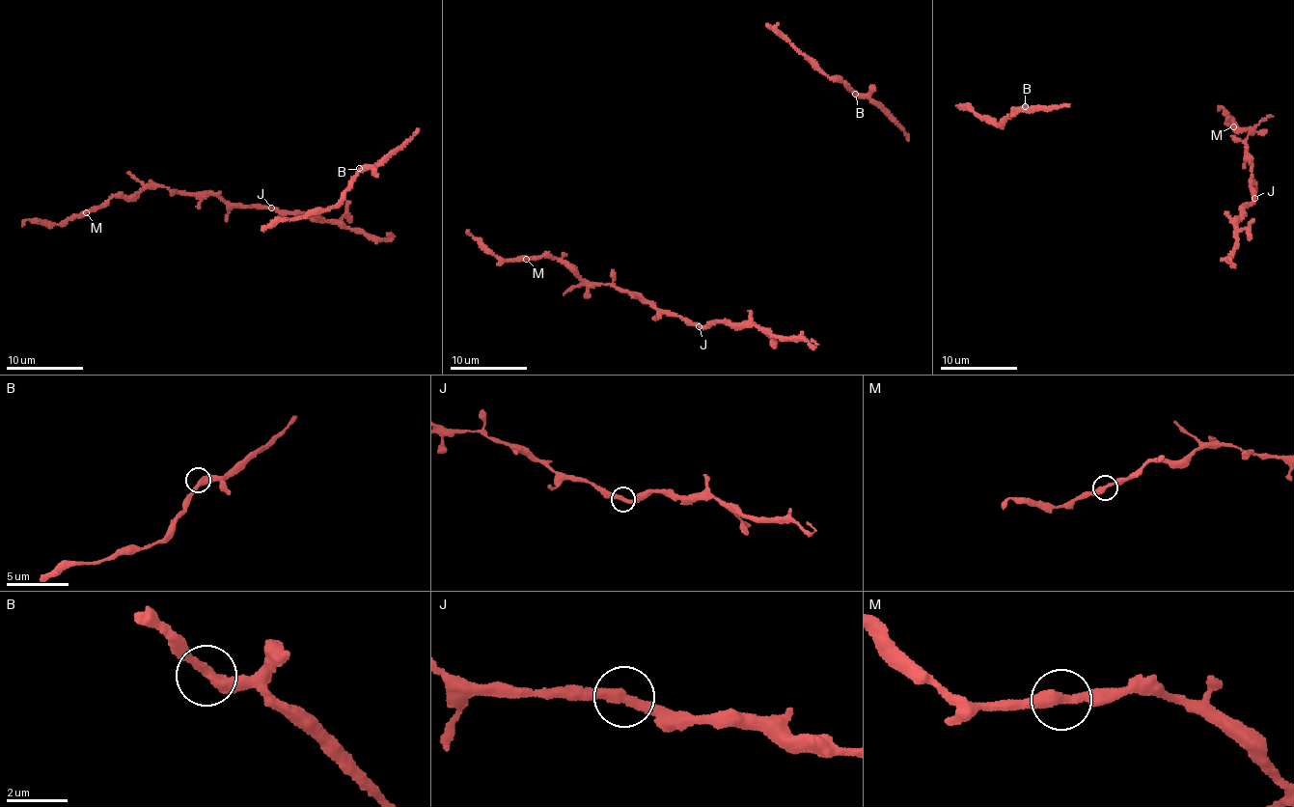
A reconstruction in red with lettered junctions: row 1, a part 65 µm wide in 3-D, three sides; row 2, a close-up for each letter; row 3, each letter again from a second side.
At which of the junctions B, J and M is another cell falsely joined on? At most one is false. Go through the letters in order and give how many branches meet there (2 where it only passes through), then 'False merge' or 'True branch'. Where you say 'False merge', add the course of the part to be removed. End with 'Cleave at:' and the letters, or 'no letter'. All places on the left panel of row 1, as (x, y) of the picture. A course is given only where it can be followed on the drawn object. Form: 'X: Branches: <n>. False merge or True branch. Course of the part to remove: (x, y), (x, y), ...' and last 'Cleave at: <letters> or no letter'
B: Branches: 2. True branch
J: Branches: 2. True branch
M: Branches: 2. True branch
Cleave at: no letter

